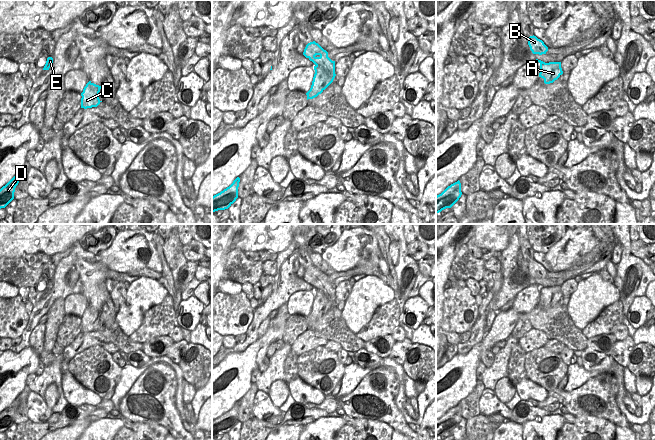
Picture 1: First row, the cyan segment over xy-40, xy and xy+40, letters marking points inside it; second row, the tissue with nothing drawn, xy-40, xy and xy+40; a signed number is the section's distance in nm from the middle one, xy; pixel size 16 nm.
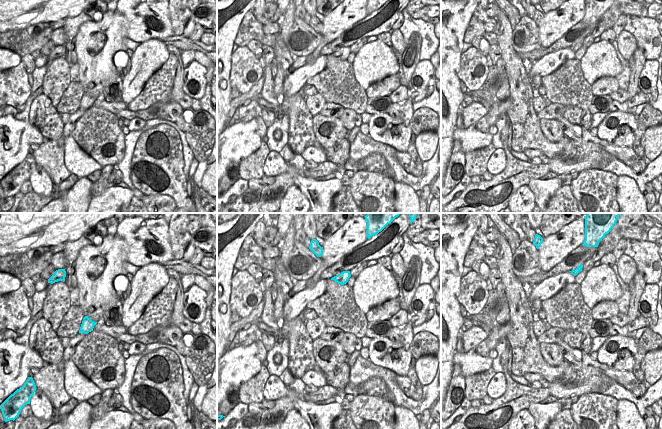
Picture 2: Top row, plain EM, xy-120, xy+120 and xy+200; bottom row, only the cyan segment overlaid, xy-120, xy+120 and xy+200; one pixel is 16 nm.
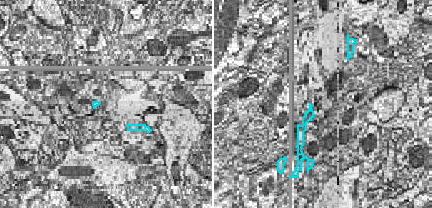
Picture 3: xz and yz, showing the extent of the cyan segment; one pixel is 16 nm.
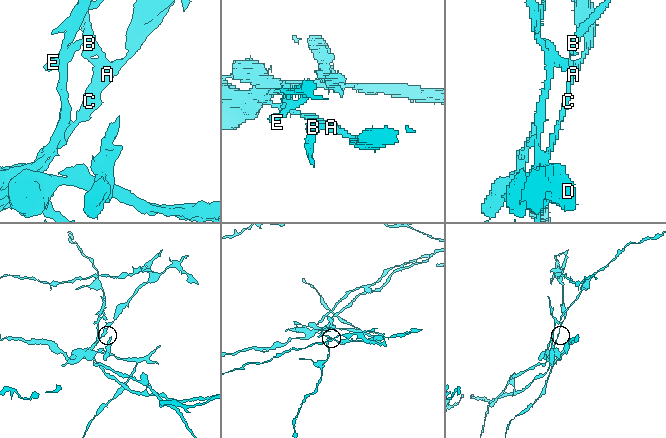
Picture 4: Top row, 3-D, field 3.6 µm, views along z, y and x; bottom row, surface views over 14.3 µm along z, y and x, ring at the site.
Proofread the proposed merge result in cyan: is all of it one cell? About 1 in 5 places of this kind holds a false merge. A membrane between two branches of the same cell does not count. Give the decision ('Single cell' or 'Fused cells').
Fused cells

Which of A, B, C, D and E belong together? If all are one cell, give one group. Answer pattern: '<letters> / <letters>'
A C D E / B

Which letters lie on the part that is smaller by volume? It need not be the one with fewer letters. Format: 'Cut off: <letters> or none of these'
Cut off: B

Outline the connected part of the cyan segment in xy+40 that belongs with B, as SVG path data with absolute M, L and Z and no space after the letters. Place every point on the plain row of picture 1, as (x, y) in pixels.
M534 259L528 262L528 269L533 278L542 279L546 278L548 275L548 271L544 268L544 266Z

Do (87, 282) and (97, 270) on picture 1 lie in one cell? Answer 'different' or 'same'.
same

